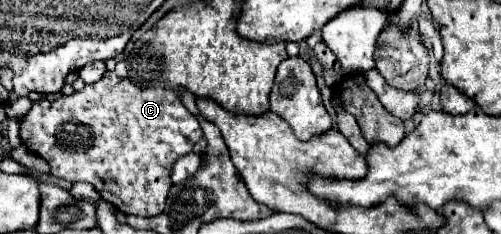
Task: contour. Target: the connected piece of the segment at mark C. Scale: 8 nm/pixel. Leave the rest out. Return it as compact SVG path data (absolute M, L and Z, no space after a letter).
M105 72L99 82L87 84L81 92L61 96L57 100L39 100L33 104L25 122L21 122L23 144L45 158L51 174L67 182L93 184L103 200L113 204L123 214L157 216L163 212L167 192L171 188L171 168L177 158L193 152L195 142L203 138L201 124L167 88L139 88L129 78L117 78L115 72Z

